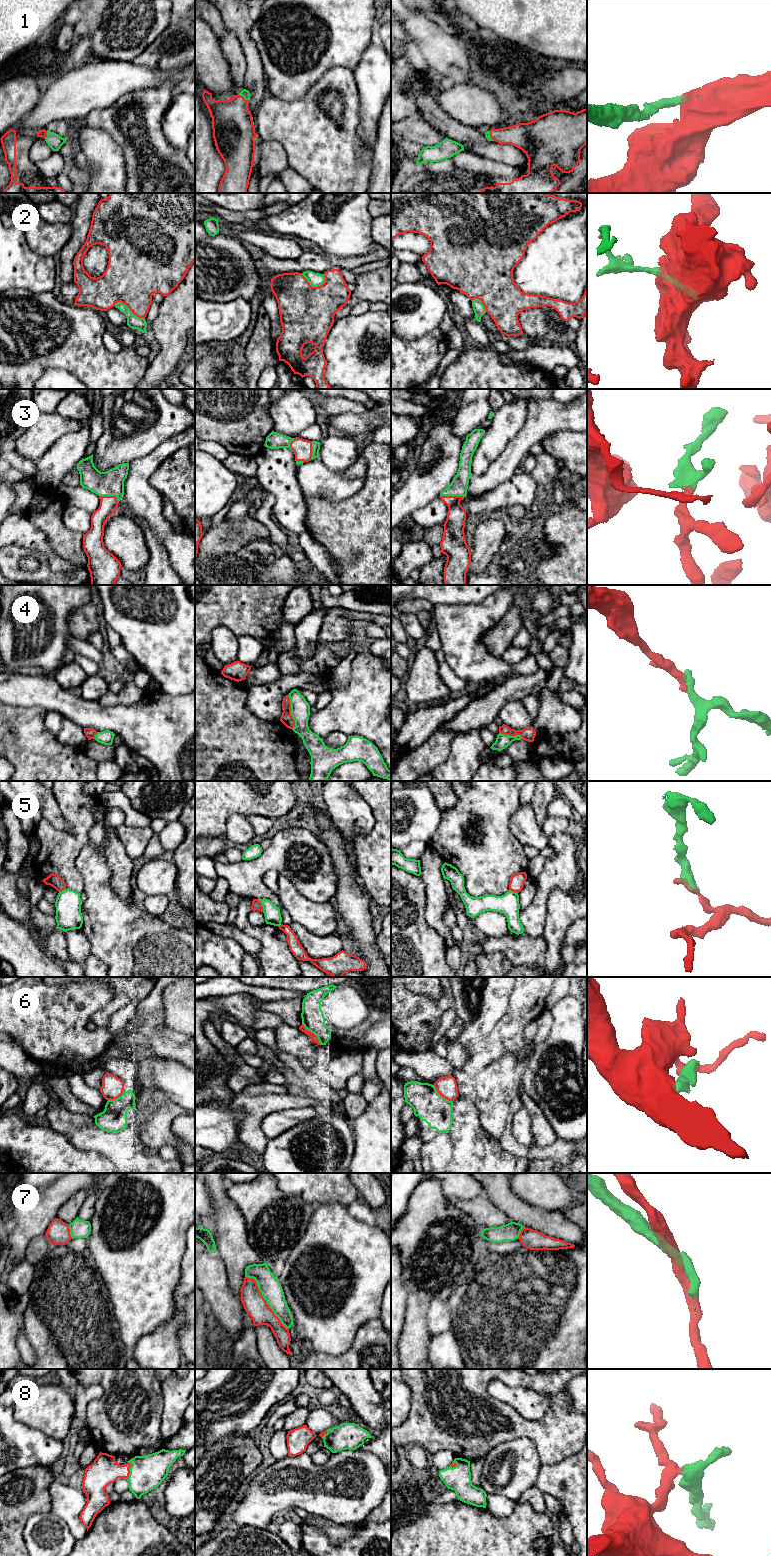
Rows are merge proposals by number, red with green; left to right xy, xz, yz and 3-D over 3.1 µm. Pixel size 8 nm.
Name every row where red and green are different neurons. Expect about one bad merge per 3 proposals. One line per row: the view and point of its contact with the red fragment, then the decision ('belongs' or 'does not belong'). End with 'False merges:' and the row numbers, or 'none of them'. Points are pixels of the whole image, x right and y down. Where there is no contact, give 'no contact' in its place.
1: meets red in xz at (243, 97); belongs
2: meets red in xz at (312, 286); does not belong
3: meets red in yz at (452, 496); belongs
4: meets red in xz at (290, 712); does not belong
5: meets red in xz at (261, 905); does not belong
6: meets red in xz at (313, 1033); does not belong
7: meets red in xz at (265, 1300); does not belong
8: meets red in xy at (129, 1471); belongs
False merges: 2, 4, 5, 6, 7

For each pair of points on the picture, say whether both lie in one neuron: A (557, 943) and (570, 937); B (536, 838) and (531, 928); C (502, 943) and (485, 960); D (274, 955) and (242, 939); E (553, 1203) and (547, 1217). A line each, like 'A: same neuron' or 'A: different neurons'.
A: different neurons
B: different neurons
C: different neurons
D: different neurons
E: different neurons

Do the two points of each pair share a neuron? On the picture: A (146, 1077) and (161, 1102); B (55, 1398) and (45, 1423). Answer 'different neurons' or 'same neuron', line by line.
A: same neuron
B: same neuron

